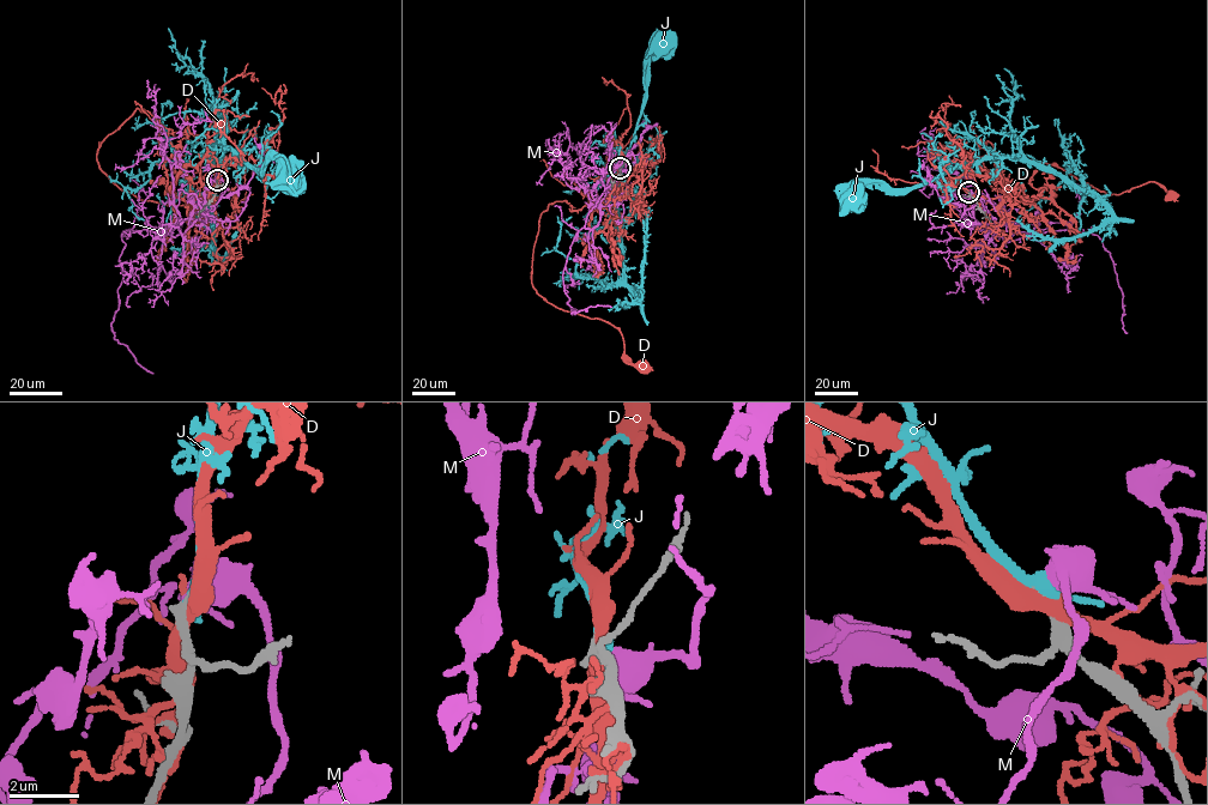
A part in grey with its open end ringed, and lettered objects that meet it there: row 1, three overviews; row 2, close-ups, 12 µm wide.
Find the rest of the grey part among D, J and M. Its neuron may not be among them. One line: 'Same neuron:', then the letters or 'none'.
Same neuron: J

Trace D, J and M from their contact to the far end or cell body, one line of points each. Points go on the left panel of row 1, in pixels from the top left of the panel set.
D: (217, 181), (207, 192), (157, 153), (146, 112), (98, 145), (120, 188), (193, 200), (210, 224)
J: (217, 180), (219, 158), (228, 149), (258, 169), (264, 168), (273, 156), (291, 180)
M: (216, 180), (221, 198), (173, 237), (157, 231), (165, 236), (181, 217), (159, 152), (165, 145), (122, 167)

